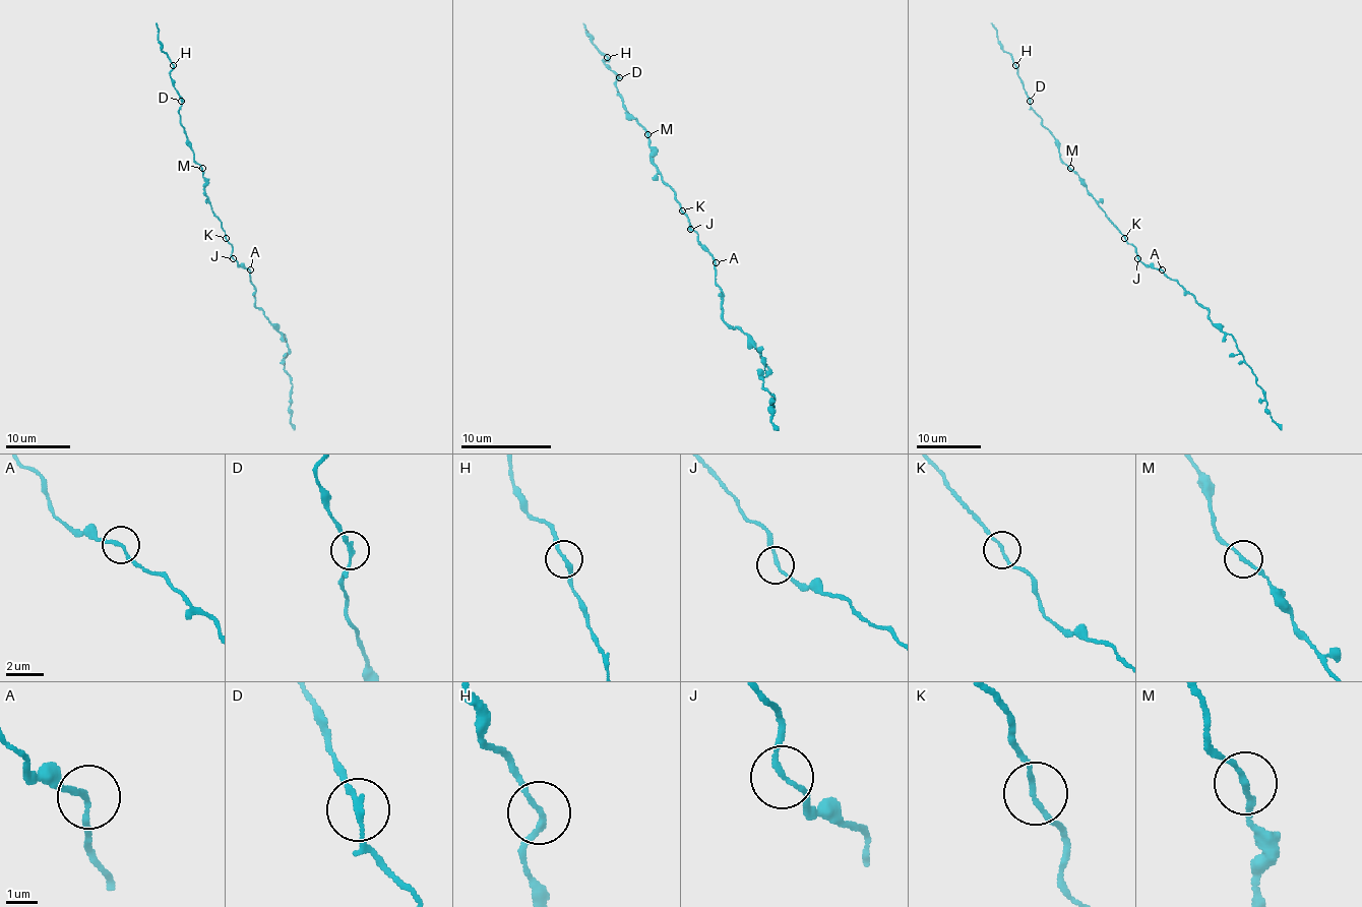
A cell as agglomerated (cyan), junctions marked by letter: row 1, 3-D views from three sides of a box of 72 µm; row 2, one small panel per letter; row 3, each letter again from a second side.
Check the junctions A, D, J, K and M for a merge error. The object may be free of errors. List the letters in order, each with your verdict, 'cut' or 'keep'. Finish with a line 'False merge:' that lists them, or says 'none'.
A: keep
D: keep
J: keep
K: keep
M: keep
False merge: none

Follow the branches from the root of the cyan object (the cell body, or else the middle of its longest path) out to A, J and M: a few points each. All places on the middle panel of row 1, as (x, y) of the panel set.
A: (682, 210), (688, 218), (688, 227), (697, 235), (699, 244), (716, 262)
J: (682, 210), (688, 218), (690, 229)
M: (682, 210), (675, 192), (662, 179), (653, 161), (647, 134)

